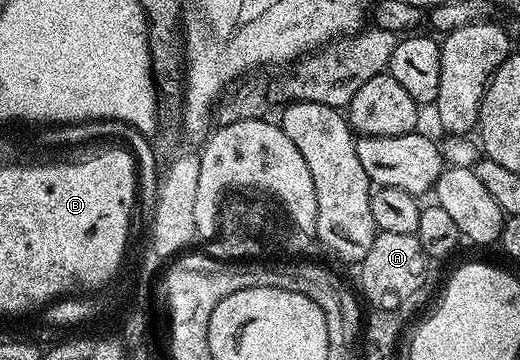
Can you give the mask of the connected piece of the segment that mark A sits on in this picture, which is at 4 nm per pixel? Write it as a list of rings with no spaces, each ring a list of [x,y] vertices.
[[[396,231],[378,232],[374,236],[372,248],[360,262],[362,269],[362,293],[370,307],[377,309],[396,309],[402,307],[411,294],[419,290],[428,278],[426,272],[428,258],[420,239],[413,233],[396,235]]]

